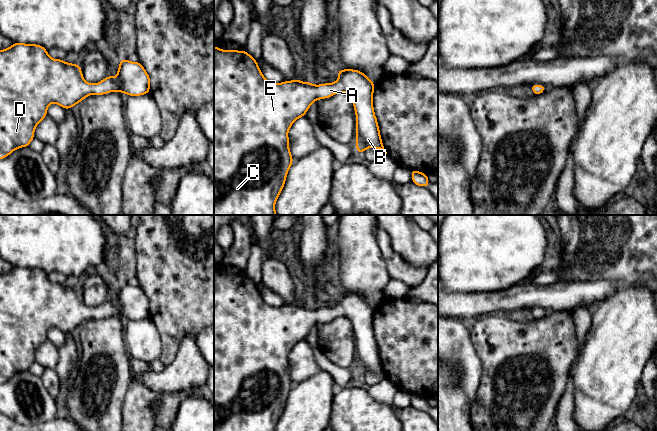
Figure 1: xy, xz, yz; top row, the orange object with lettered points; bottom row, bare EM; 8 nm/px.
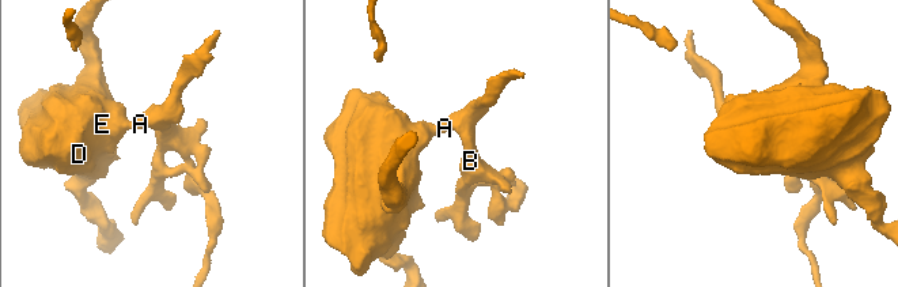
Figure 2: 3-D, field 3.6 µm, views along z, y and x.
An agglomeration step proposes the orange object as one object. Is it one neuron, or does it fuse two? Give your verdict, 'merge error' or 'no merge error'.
no merge error

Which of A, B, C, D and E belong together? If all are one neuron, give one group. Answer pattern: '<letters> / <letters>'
A B C D E

